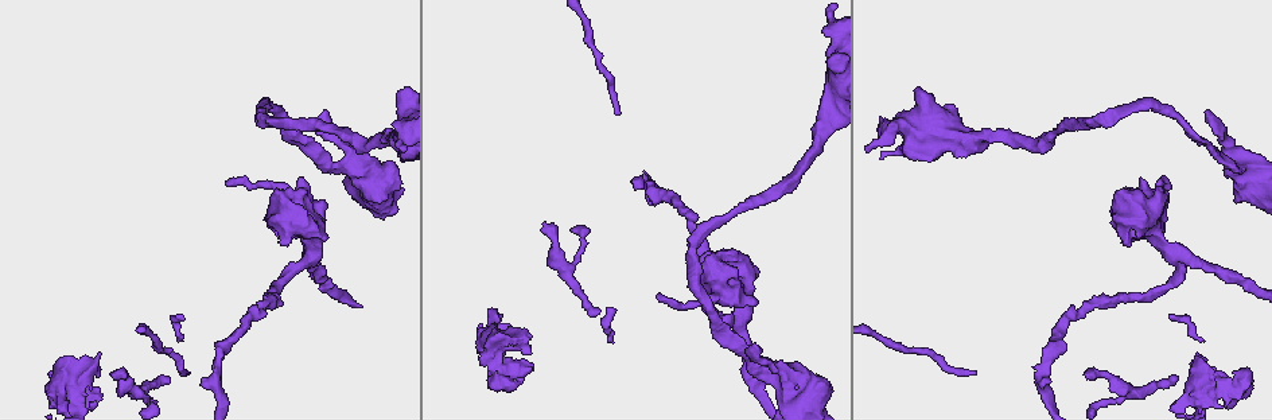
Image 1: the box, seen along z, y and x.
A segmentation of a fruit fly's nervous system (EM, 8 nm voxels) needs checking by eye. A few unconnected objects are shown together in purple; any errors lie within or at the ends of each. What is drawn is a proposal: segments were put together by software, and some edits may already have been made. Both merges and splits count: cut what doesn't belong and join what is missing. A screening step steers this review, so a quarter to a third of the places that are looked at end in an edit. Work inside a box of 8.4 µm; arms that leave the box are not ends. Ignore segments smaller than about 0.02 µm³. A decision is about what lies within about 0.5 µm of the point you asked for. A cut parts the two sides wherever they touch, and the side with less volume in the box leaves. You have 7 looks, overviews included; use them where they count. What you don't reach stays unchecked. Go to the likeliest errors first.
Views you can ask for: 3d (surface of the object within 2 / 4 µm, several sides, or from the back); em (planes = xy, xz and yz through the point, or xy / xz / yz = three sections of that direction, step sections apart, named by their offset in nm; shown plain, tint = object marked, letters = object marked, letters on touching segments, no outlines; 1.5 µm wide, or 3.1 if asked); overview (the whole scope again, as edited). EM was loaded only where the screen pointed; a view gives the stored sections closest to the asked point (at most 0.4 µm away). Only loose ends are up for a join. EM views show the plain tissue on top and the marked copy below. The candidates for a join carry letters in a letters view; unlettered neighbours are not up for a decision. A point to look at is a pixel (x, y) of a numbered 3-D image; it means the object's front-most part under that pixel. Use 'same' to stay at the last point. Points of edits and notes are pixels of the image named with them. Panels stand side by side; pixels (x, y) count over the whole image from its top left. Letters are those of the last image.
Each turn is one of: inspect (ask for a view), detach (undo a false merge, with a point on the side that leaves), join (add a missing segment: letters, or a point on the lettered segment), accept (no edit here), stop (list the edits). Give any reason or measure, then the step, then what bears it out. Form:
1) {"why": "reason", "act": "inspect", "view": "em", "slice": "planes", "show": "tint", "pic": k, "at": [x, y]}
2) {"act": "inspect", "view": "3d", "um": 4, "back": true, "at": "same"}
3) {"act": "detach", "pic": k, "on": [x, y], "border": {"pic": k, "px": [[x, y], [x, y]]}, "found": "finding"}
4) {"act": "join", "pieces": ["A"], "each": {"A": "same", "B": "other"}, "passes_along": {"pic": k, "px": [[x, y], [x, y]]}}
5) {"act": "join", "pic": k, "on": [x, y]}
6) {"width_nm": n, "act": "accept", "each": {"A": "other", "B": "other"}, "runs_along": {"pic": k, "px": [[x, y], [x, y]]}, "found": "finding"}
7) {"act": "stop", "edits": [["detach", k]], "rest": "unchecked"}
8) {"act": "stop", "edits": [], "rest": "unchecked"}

{"why": "an open end", "act": "inspect", "view": "em", "slice": "planes", "show": "letters", "pic": 1, "at": [1171, 383]}

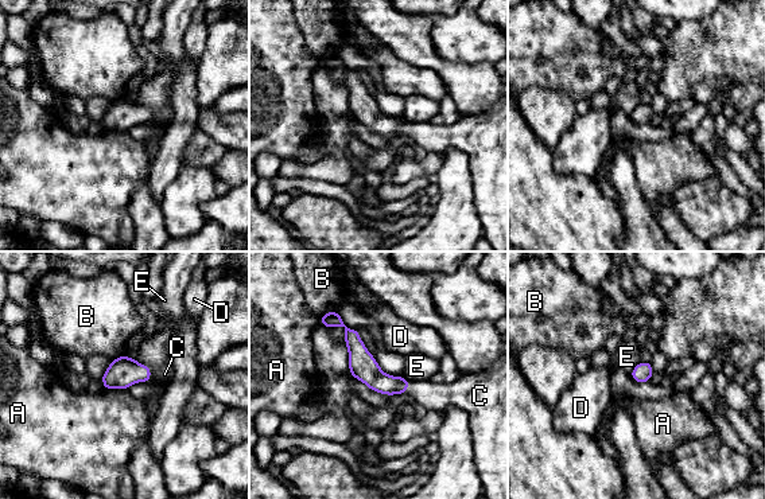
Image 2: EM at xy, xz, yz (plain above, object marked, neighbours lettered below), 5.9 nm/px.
{"width_nm": 110, "act": "join", "pieces": ["C"], "each": {"A": "other", "B": "other", "C": "same", "D": "other", "E": "other"}, "found": "the neuron continues"}

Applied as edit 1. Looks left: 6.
{"act": "inspect", "view": "overview"}

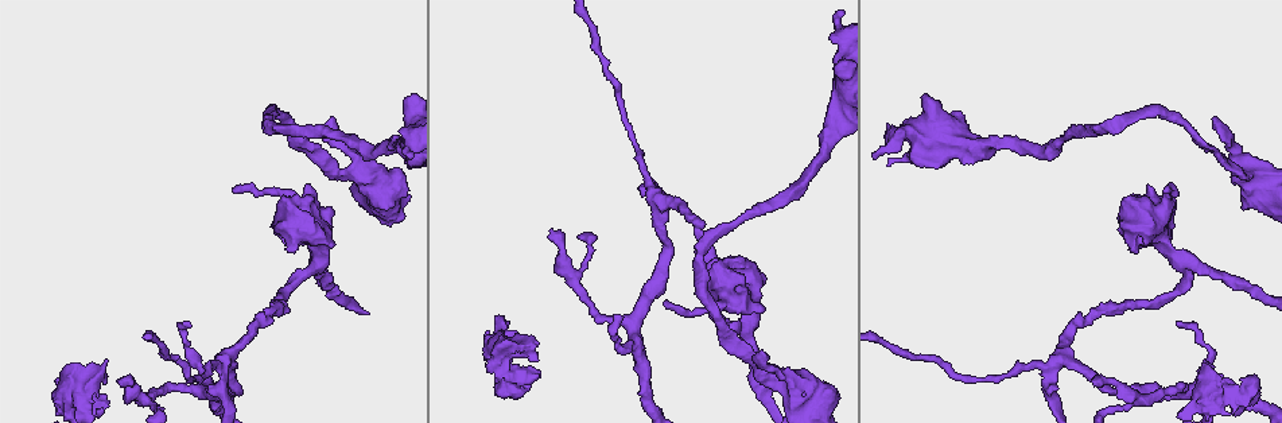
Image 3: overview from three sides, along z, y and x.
{"why": "branch stops here", "act": "inspect", "view": "em", "slice": "planes", "show": "letters", "pic": 3, "at": [1092, 382]}

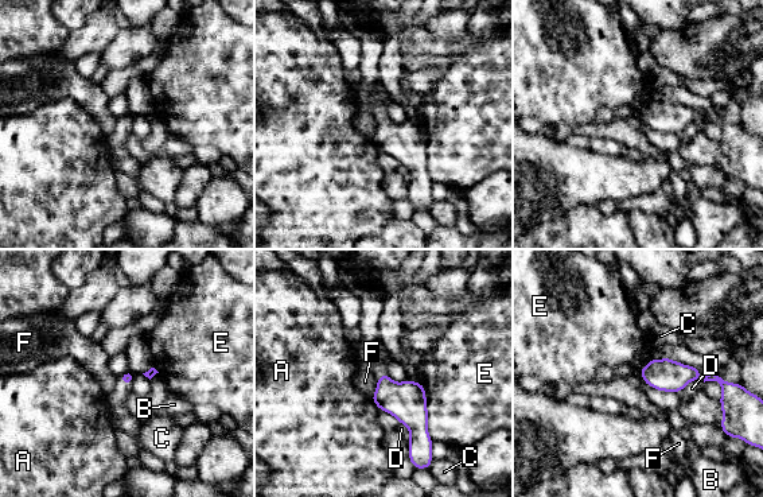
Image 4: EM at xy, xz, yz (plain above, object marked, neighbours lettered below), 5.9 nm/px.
{"longest_contact_nm": ["E", 360], "act": "accept", "each": {"A": "other", "B": "other", "C": "other", "D": "other", "E": "other", "F": "other"}, "border": {"pic": 4, "px": [[377, 379], [377, 387], [370, 396]]}, "found": "none of them fits"}

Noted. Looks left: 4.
{"why": "an open end", "act": "inspect", "view": "3d", "um": 4, "back": true, "pic": 3, "at": [837, 64]}

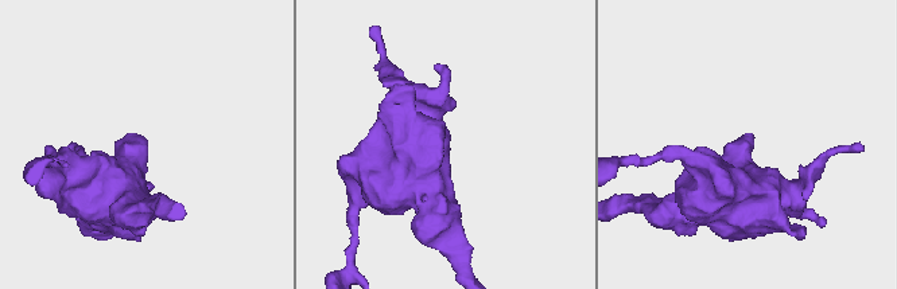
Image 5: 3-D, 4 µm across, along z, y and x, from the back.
{"act": "inspect", "view": "em", "slice": "planes", "show": "letters", "pic": 5, "at": [147, 142]}

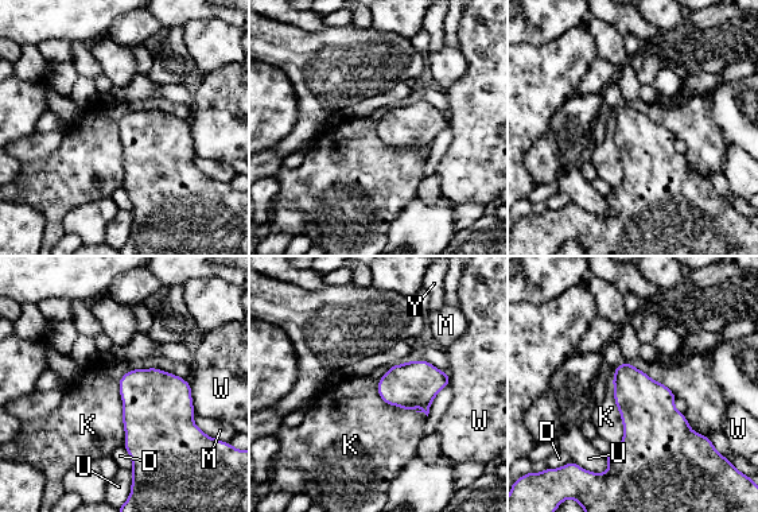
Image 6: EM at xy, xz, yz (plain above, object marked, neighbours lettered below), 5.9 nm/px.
{"act": "accept", "each": {"D": "other", "K": "other", "M": "other", "U": "other", "W": "other", "Y": "other"}, "border": {"pic": 6, "px": [[447, 372], [407, 360], [376, 391]]}, "found": "no lettered segment goes on from it"}

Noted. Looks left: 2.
{"act": "stop", "edits": [["join", 2]], "rest": "unchecked"}

